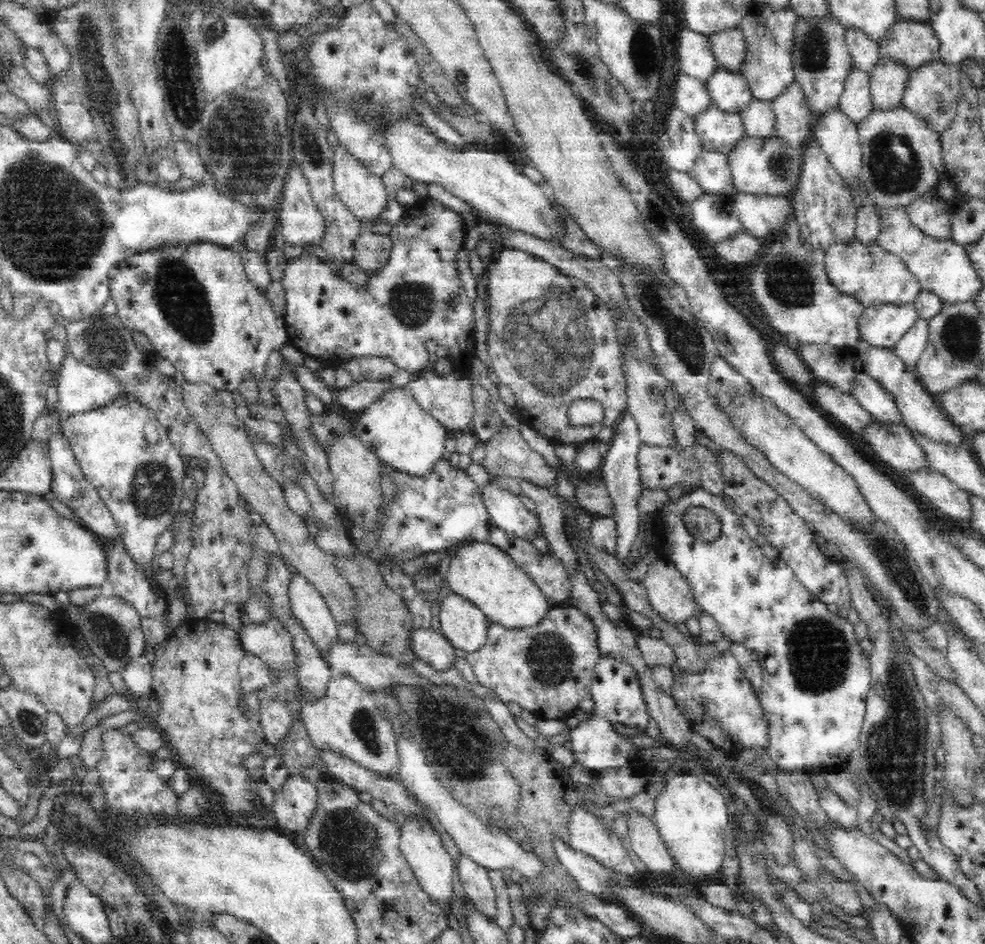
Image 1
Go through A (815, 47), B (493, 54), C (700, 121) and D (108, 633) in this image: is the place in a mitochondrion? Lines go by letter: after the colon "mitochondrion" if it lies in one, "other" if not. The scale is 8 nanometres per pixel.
A: mitochondrion
B: other
C: other
D: mitochondrion

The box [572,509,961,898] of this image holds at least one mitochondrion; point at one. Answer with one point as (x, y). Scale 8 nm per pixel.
(893, 750)

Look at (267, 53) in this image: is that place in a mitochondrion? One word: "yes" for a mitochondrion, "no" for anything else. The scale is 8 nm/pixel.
no

